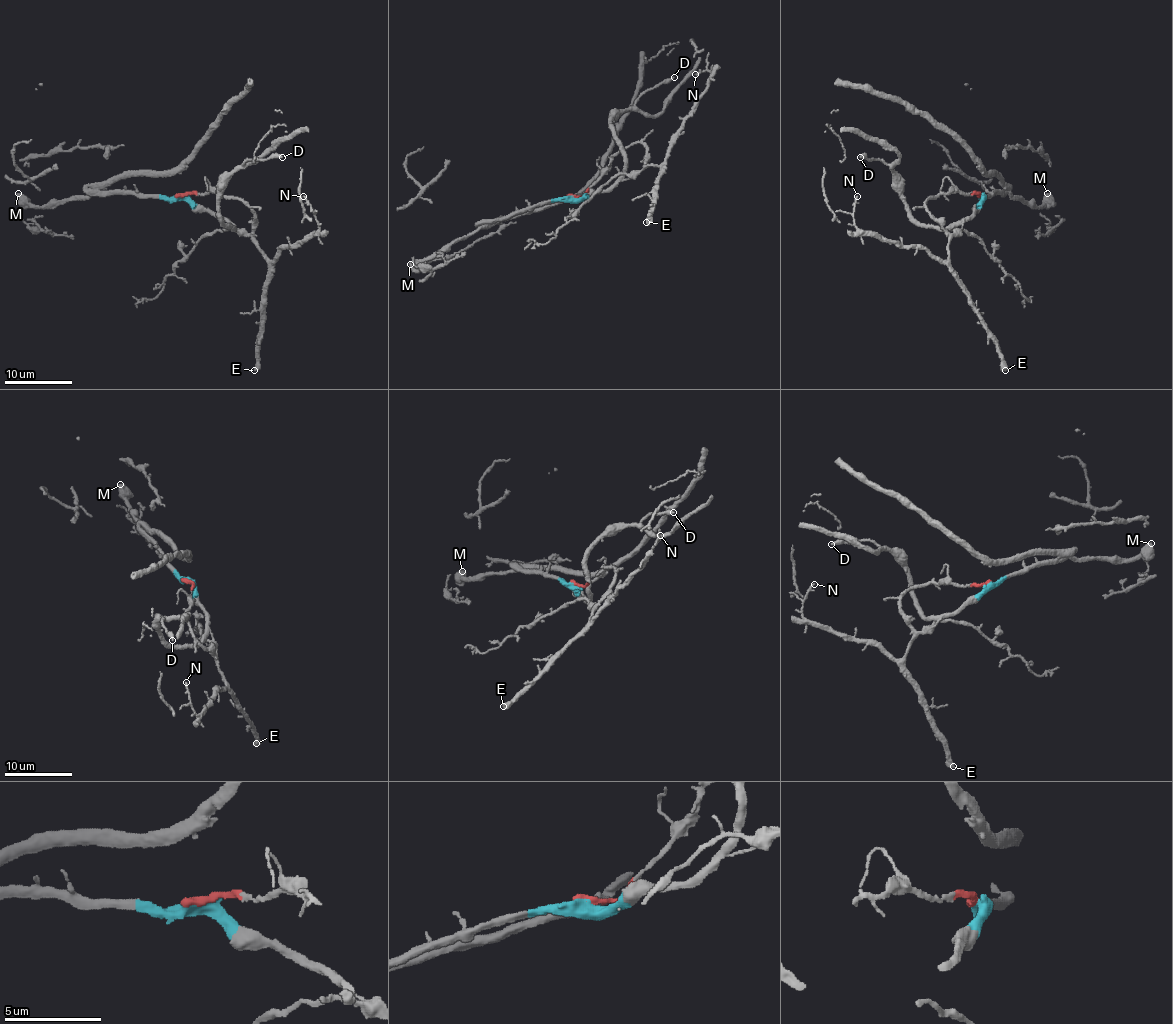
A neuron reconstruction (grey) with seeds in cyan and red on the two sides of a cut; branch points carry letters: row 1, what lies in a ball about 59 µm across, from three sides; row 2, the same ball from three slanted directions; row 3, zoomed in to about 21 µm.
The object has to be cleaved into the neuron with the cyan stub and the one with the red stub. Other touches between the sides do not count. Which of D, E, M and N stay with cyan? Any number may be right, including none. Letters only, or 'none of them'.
D, M

